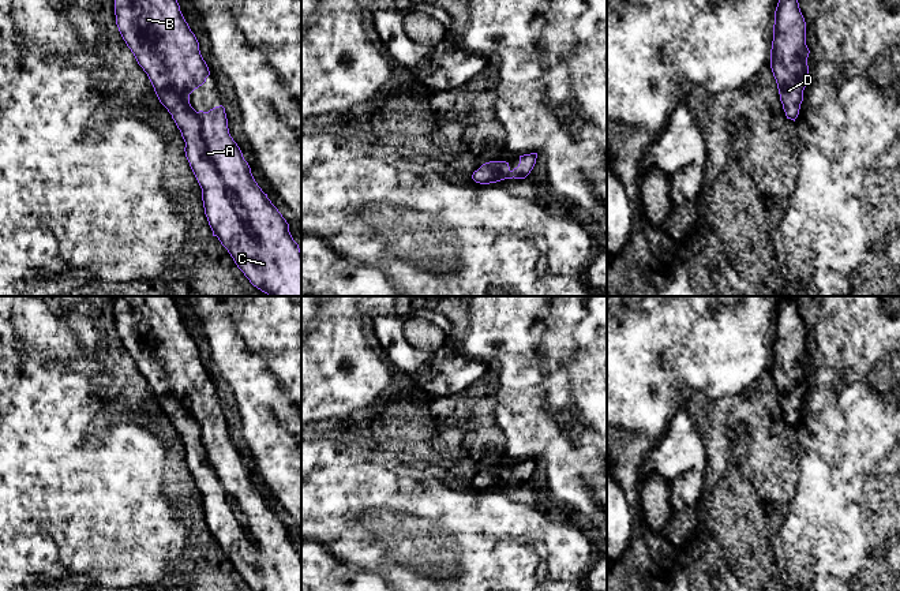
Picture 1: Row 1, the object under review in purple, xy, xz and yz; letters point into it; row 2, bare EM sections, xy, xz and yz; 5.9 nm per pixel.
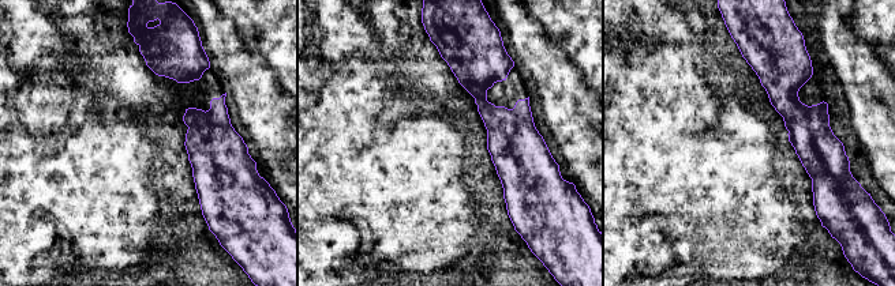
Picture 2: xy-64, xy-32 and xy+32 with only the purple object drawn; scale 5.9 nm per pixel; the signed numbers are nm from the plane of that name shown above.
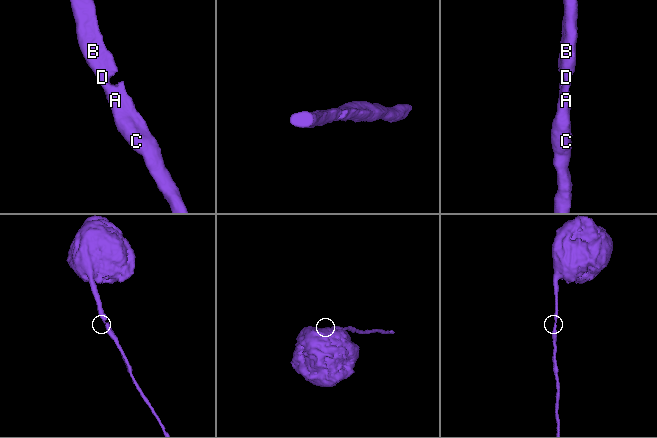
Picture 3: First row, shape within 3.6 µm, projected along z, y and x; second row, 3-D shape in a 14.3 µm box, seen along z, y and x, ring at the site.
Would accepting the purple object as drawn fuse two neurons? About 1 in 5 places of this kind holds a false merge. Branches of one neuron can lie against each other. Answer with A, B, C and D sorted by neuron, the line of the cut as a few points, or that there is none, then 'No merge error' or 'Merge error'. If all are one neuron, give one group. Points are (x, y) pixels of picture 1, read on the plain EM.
Groups: A B C D. No split. No merge error

